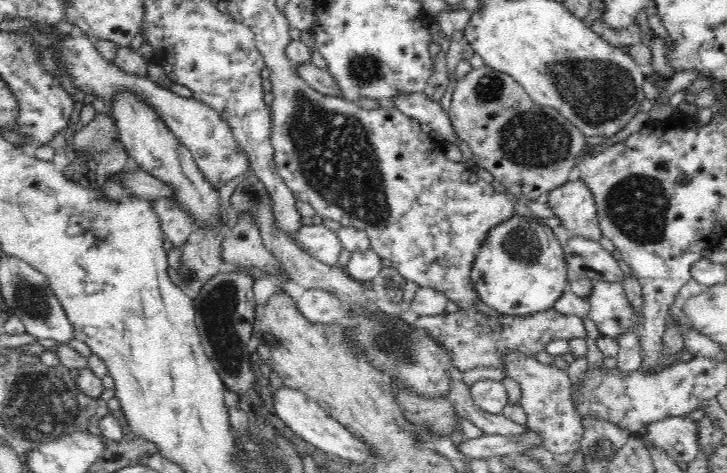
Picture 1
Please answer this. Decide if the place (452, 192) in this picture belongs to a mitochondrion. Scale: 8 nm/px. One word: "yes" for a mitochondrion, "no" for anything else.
no

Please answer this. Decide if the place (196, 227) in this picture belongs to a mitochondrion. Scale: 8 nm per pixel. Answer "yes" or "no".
no

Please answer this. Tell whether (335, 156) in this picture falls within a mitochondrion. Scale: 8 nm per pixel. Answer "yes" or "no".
yes

